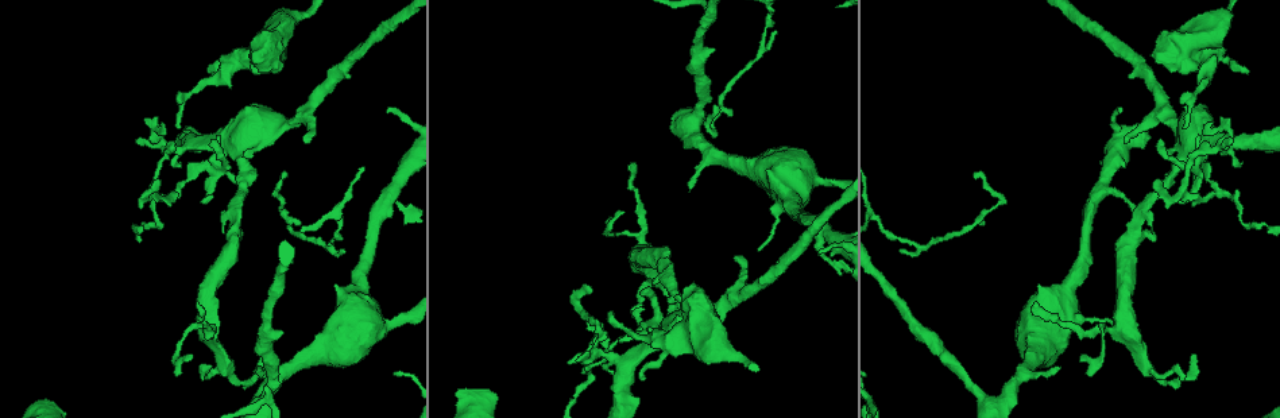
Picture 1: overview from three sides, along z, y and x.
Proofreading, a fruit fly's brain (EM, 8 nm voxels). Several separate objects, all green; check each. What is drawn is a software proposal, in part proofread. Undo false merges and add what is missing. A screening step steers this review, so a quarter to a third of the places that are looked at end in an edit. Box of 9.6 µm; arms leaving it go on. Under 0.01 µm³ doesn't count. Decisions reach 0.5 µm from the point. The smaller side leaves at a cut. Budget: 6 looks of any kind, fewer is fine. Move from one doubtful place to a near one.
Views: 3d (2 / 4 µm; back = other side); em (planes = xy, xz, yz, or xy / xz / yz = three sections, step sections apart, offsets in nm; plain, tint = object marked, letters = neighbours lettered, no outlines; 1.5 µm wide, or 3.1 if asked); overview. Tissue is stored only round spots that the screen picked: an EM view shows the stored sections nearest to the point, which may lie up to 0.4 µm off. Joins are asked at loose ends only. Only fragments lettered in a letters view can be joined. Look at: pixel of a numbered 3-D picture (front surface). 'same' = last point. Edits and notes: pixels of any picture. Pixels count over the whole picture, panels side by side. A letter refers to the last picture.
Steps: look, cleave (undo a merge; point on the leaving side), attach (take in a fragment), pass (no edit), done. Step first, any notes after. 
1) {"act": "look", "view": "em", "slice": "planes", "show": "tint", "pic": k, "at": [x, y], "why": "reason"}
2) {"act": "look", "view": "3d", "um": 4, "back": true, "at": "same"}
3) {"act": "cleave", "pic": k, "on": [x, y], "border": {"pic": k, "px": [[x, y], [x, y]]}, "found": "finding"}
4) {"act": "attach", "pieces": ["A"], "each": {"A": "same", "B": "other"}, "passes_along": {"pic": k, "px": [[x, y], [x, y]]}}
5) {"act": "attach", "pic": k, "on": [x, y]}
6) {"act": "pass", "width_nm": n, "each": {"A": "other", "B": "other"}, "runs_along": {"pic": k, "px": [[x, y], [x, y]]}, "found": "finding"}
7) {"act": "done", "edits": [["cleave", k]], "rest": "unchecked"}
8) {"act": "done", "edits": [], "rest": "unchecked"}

{"act": "look", "view": "3d", "um": 4, "pic": 1, "at": [688, 191], "why": "thin end"}

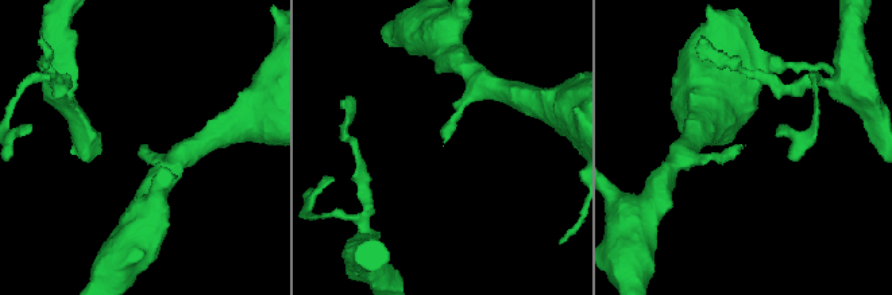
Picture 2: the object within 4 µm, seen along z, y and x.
{"act": "look", "view": "em", "slice": "planes", "show": "letters", "pic": 2, "at": [742, 146]}

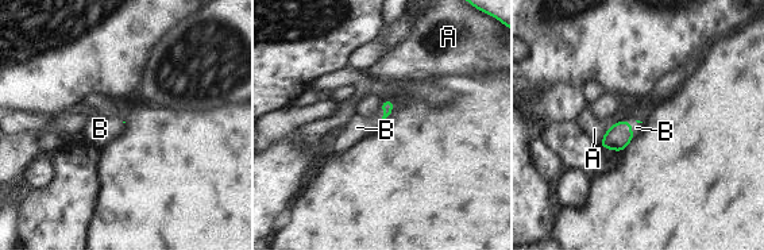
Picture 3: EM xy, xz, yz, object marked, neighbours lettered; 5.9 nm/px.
{"act": "attach", "pieces": ["B"], "each": {"A": "other", "B": "same"}, "found": "it goes on there"}

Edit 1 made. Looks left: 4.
{"act": "look", "view": "overview"}

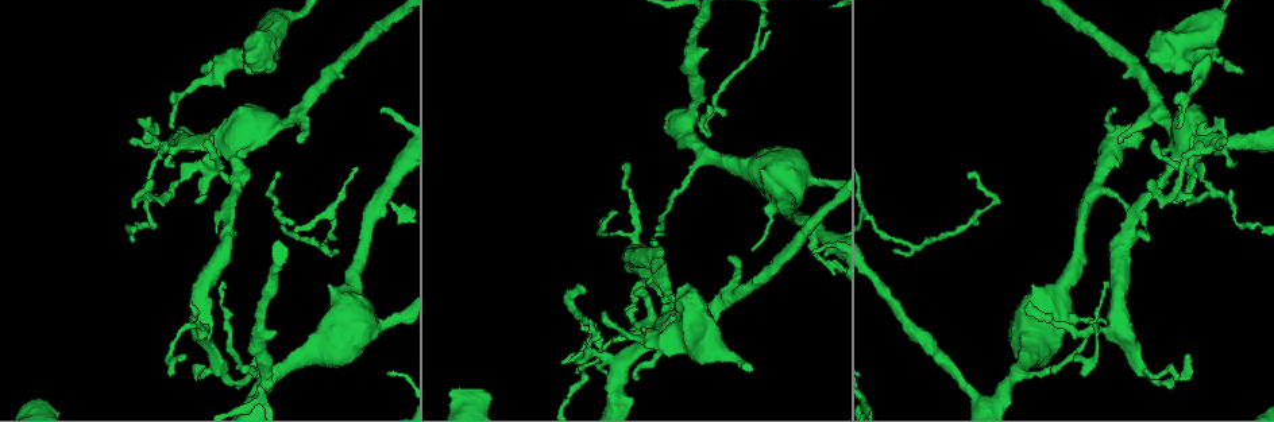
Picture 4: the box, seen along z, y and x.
{"act": "look", "view": "em", "slice": "yz", "step": 8, "show": "letters", "pic": 4, "at": [1239, 72], "why": "branch stops here"}

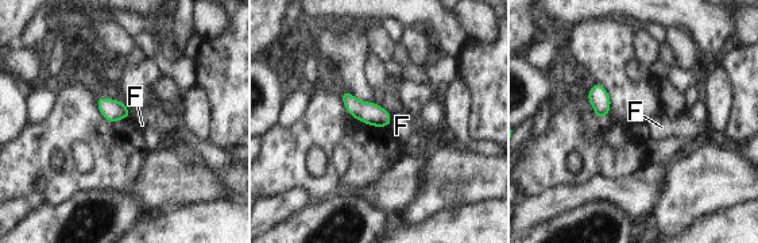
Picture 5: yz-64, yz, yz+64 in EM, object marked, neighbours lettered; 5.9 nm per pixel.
{"act": "pass", "width_nm": 130, "longest_contact_nm": ["F", 80], "each": {"F": "other"}, "found": "no lettered fragment goes on from it"}

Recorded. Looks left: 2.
{"act": "look", "view": "em", "slice": "planes", "show": "letters", "pic": 4, "at": [728, 257], "why": "free end"}

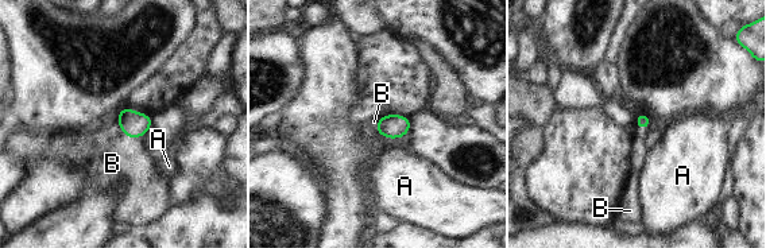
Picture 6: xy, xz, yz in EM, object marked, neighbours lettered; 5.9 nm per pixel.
{"act": "attach", "pieces": ["B"], "each": {"A": "other", "B": "same"}, "passes_along": {"pic": 6, "px": [[134, 124], [126, 135], [112, 163]]}, "found": "it goes on there"}

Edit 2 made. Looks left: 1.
{"act": "done", "edits": [["attach", 3], ["attach", 6]], "rest": "unchecked"}

